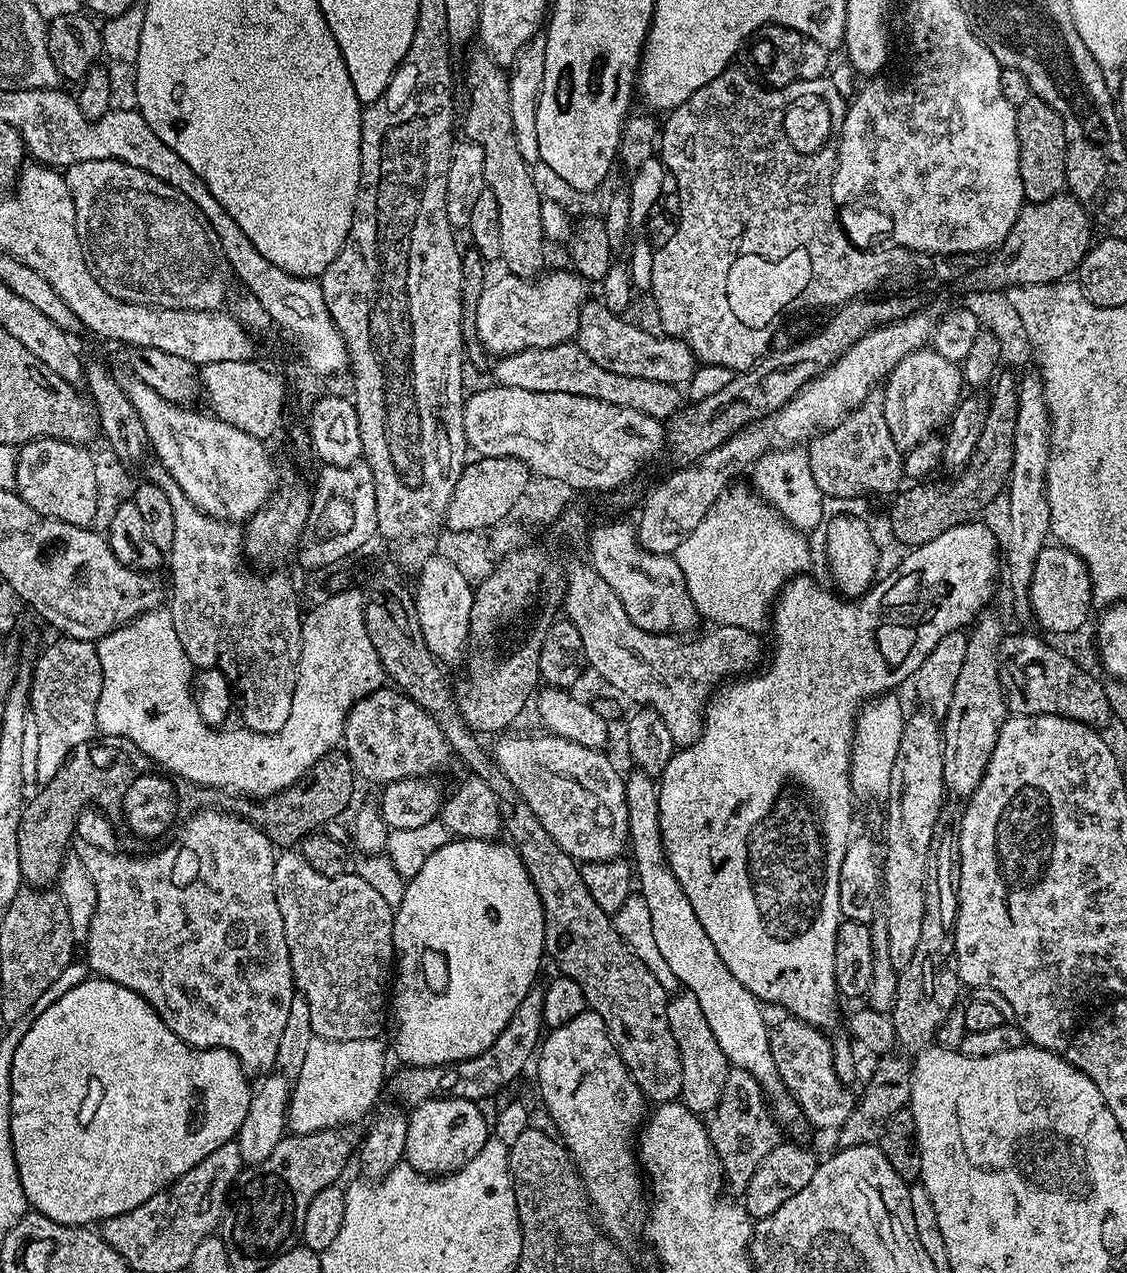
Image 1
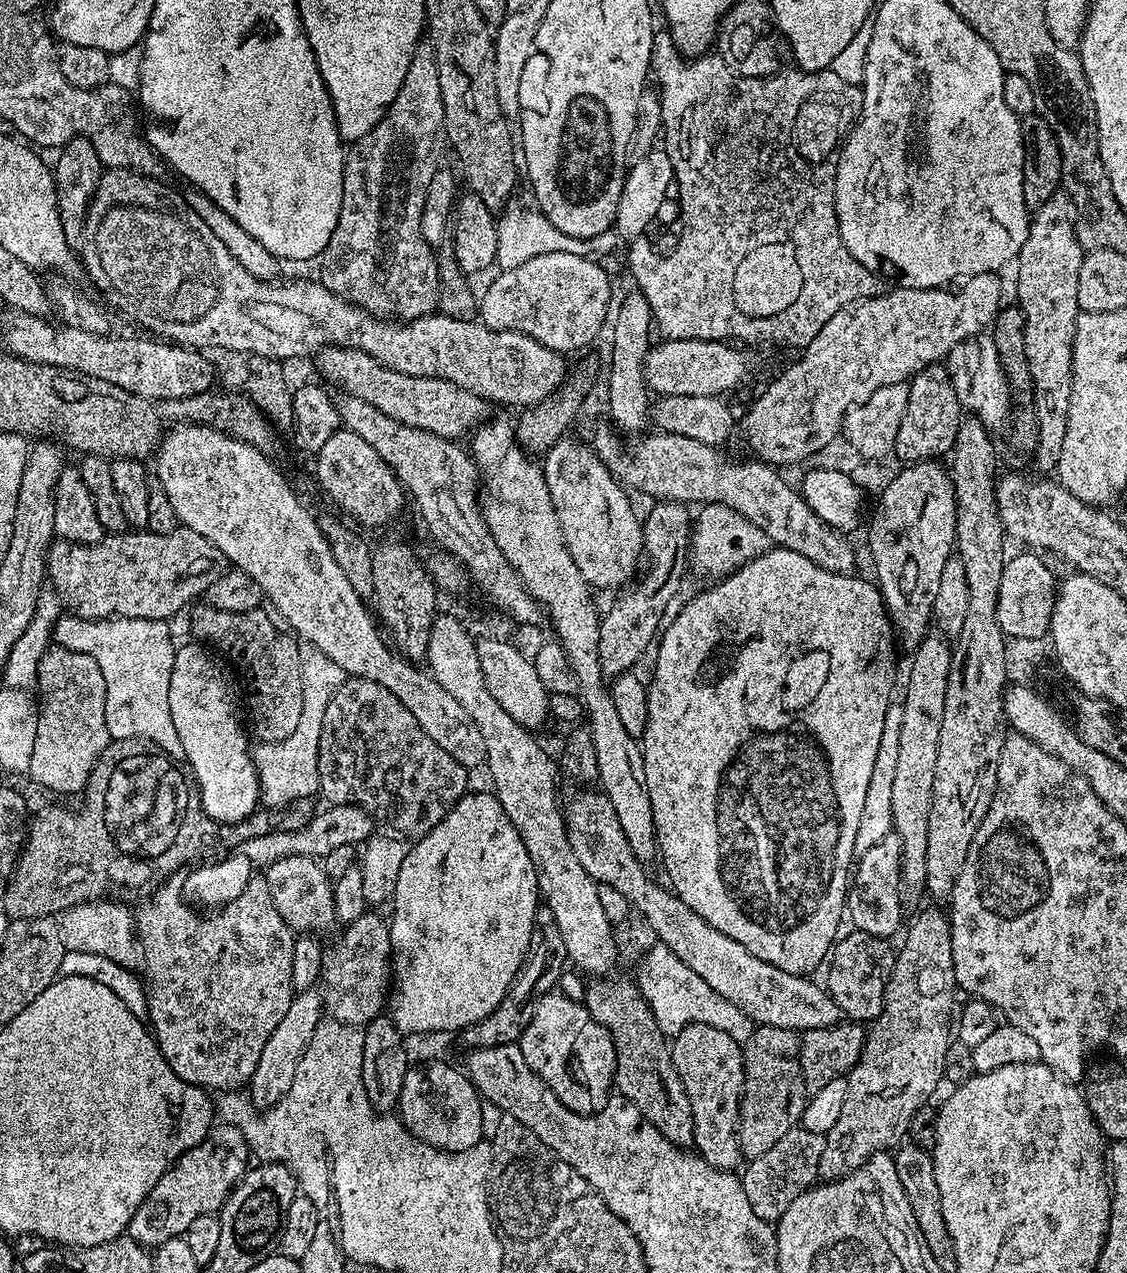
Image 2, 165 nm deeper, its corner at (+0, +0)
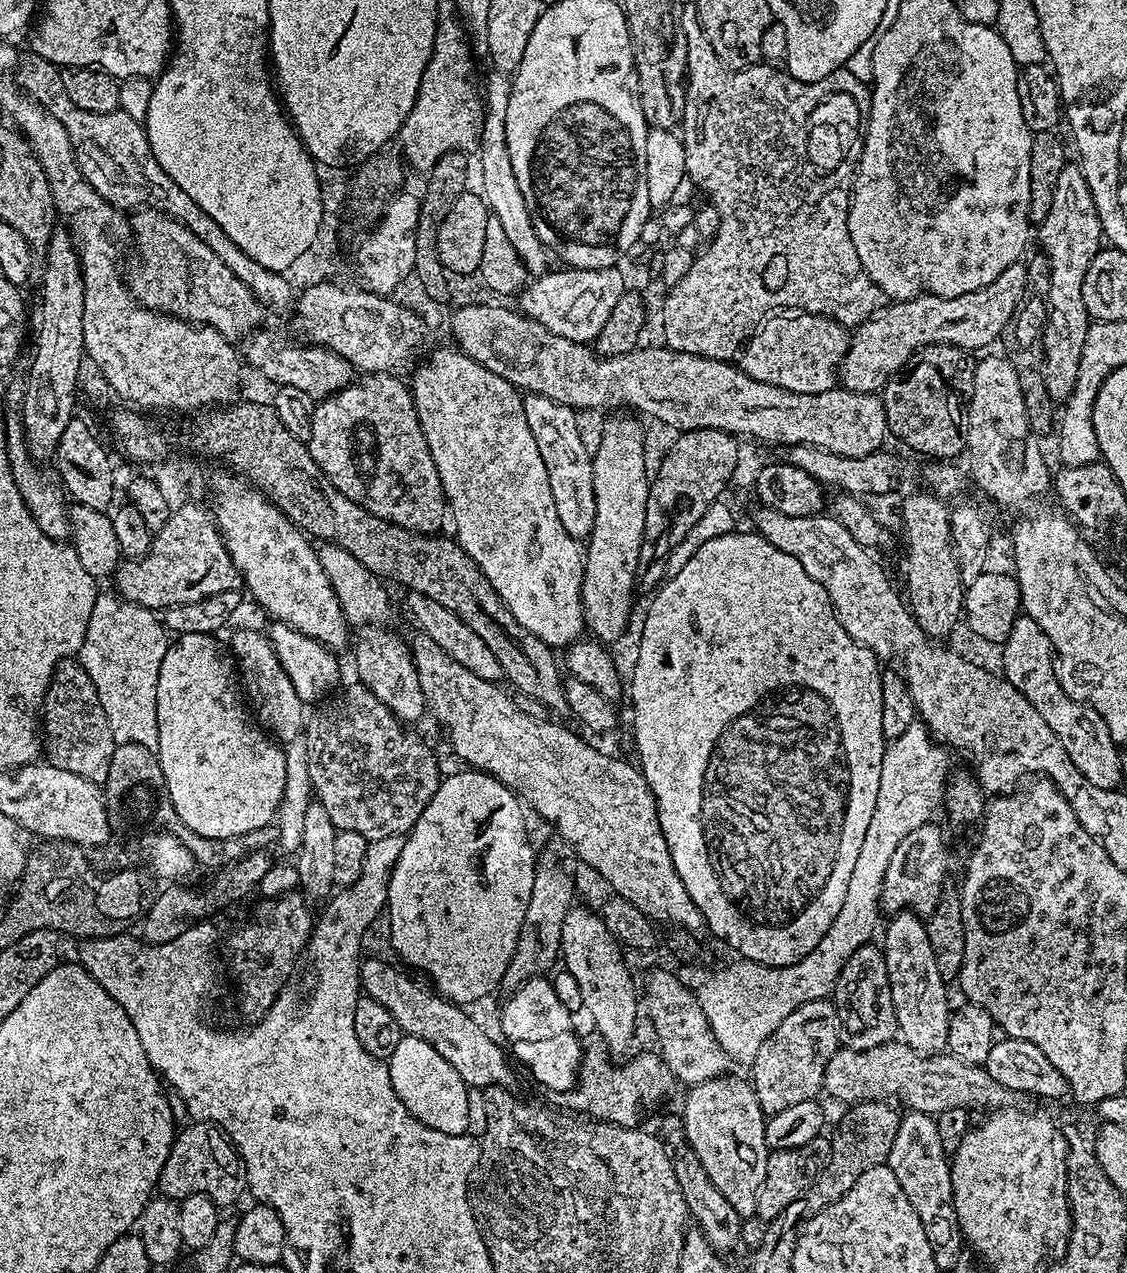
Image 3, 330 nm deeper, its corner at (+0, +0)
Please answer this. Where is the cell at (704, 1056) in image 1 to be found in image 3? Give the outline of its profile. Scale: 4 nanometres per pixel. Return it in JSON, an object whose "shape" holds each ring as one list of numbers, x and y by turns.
{"shape":[[725,1074,717,1076,715,1080,707,1080,701,1084,693,1084,687,1089,688,1097,684,1100,684,1118,682,1117,682,1135,684,1134,687,1147,694,1150,694,1154,698,1154,698,1162,702,1162,702,1170,706,1170,706,1174,710,1178,710,1182,714,1182,714,1186,718,1186,718,1191,722,1193,722,1198,726,1198,726,1202,730,1202,730,1206,734,1206,734,1210,742,1218,752,1218,756,1215,756,1207,758,1206,758,1192,762,1187,763,1178,766,1175,766,1166,770,1149,766,1142,766,1117,762,1106,758,1102,758,1094,753,1090,751,1083,747,1079,739,1080,733,1074]]}

